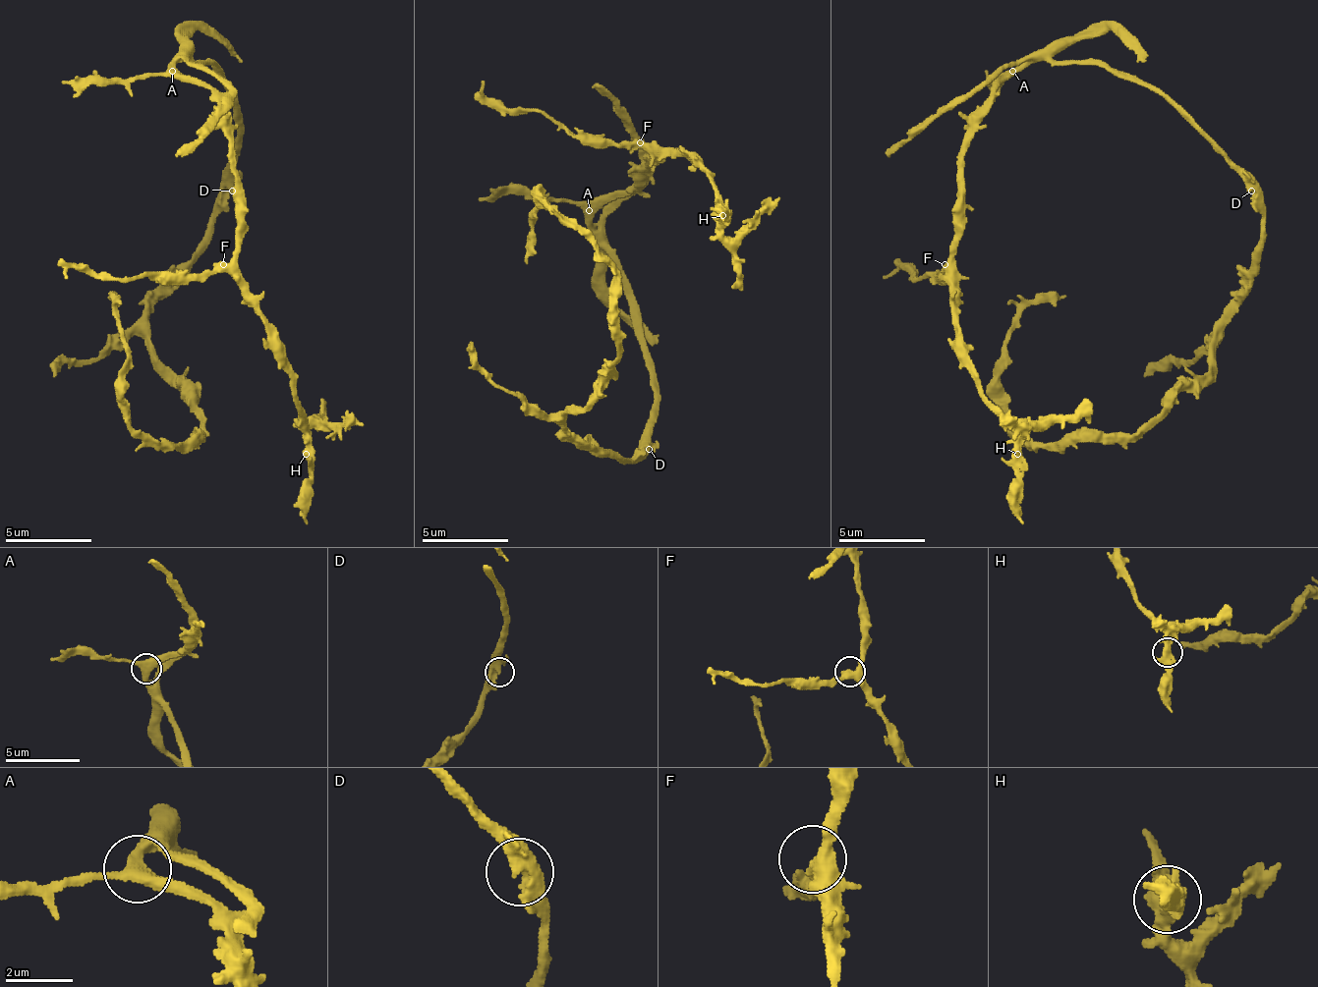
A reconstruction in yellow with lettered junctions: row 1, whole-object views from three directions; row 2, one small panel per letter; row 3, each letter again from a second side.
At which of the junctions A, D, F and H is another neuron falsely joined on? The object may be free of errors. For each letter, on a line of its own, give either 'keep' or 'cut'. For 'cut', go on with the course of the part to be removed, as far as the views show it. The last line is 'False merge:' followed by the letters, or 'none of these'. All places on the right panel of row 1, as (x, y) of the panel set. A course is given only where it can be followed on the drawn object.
A: keep
D: keep
F: keep
H: keep
False merge: none of these

